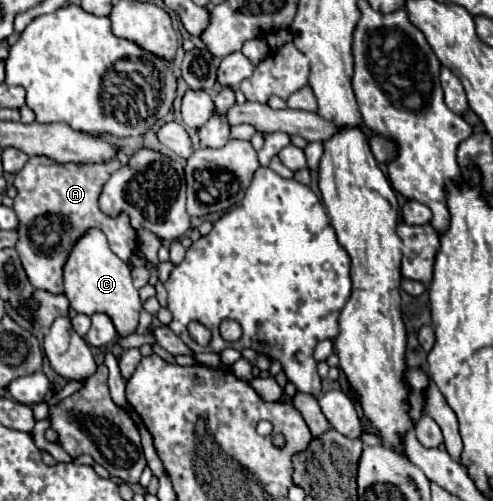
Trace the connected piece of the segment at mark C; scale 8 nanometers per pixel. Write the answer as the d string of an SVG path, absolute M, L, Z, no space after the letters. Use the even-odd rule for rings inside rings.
M88 231L88 235L84 235L72 249L68 263L64 265L64 295L68 297L70 307L78 313L88 317L94 313L106 313L112 319L118 337L126 337L138 327L142 309L138 289L132 285L128 265L110 251L102 231Z

